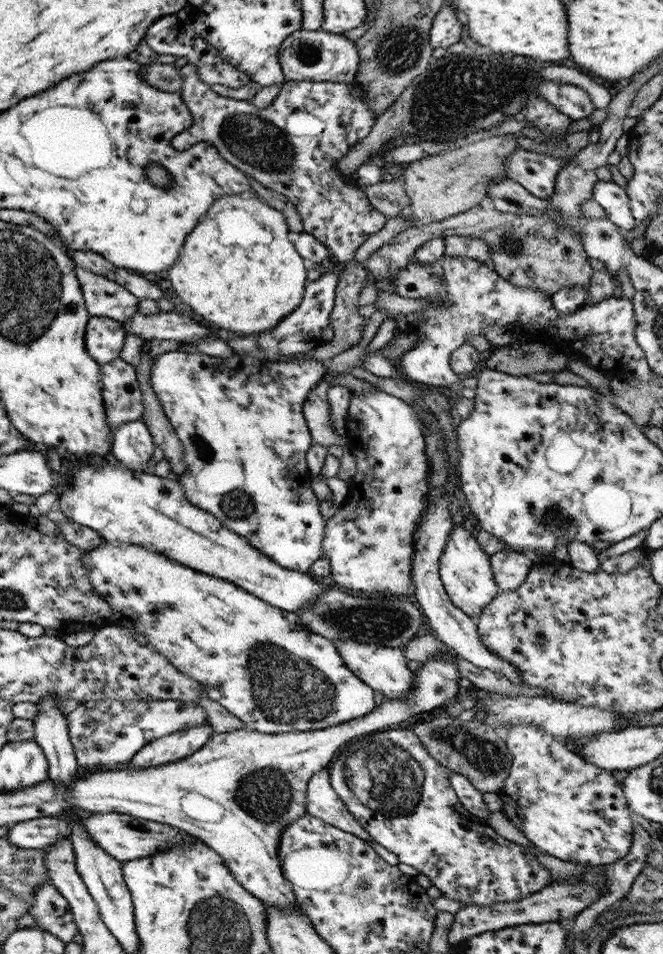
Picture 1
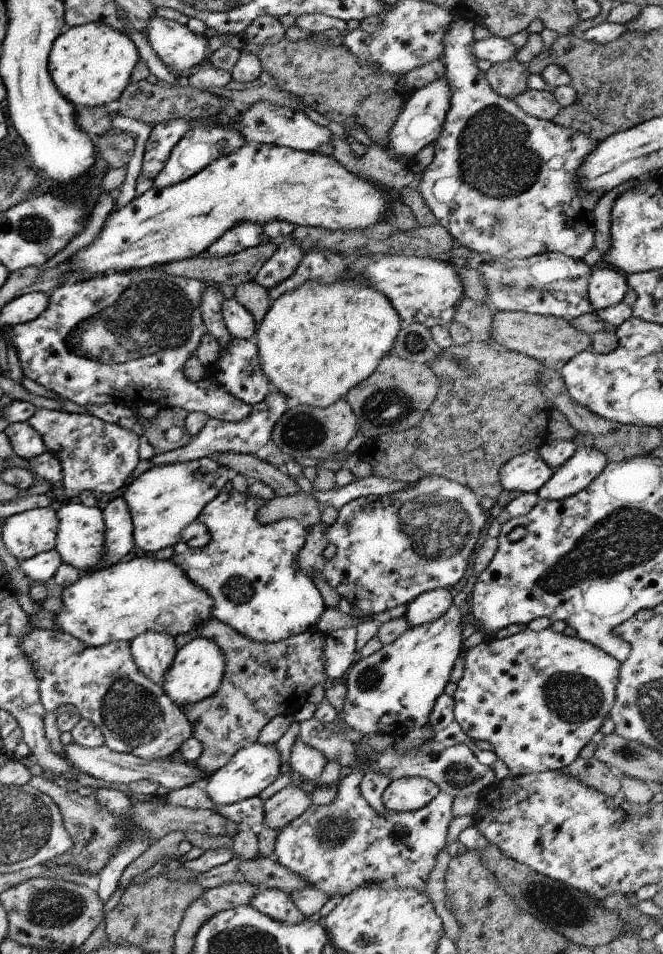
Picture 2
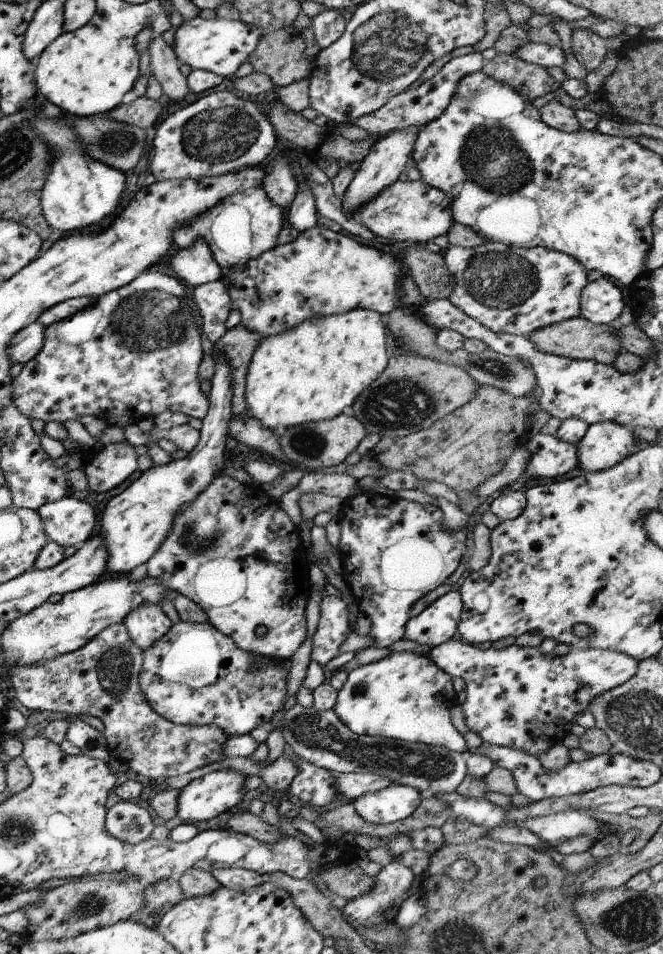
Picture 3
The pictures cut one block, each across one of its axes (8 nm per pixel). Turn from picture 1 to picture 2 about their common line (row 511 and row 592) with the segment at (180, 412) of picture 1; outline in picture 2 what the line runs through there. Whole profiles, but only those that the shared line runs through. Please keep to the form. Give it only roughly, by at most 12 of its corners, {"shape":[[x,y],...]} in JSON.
{"shape":[[216,494],[208,543],[169,559],[253,642],[314,629],[326,607],[295,564],[305,527]]}

